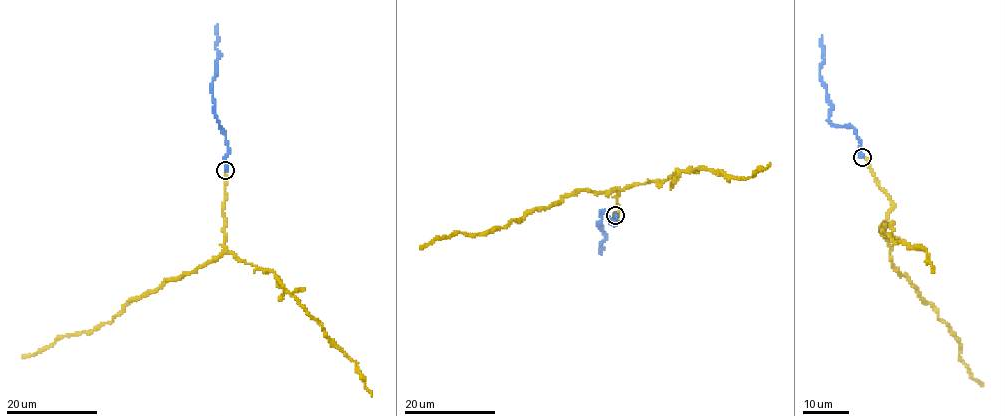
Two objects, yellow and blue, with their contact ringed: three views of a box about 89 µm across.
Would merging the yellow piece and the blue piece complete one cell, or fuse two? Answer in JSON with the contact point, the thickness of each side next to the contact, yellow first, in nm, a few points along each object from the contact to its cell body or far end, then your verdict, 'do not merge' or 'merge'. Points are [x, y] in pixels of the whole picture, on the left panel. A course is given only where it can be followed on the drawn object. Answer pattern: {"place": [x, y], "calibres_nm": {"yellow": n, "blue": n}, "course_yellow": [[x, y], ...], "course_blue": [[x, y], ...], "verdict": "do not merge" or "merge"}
{"place": [225, 170], "calibres_nm": {"yellow": 280, "blue": 400}, "course_yellow": [[226, 170], [226, 235], [221, 255], [127, 302], [111, 321], [85, 332], [60, 337], [53, 345], [23, 356]], "course_blue": [[226, 170], [228, 150], [214, 112], [212, 92], [219, 53], [215, 43], [218, 24]], "verdict": "merge"}

